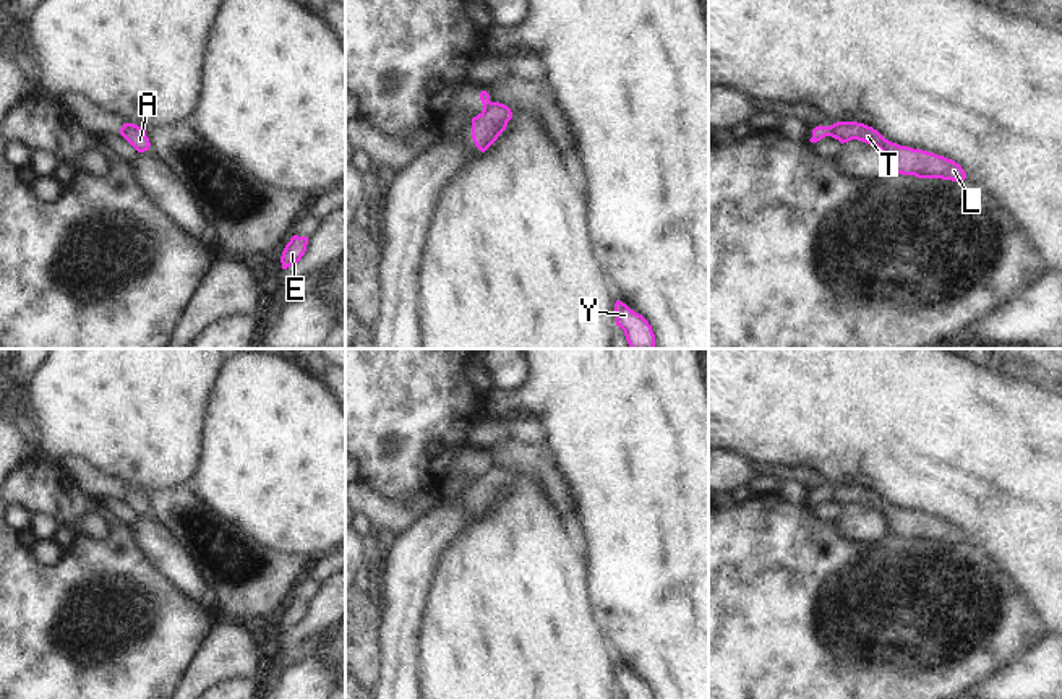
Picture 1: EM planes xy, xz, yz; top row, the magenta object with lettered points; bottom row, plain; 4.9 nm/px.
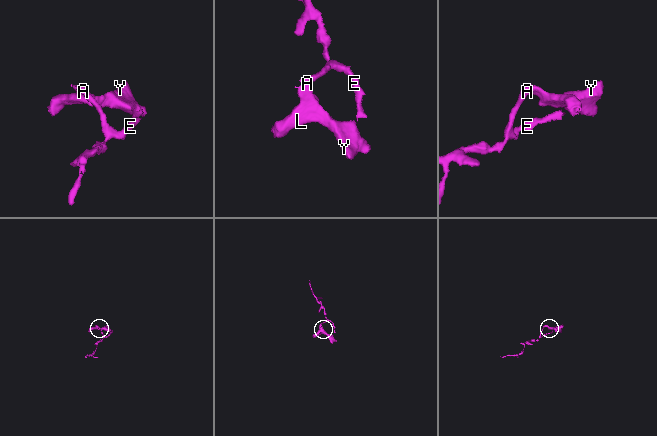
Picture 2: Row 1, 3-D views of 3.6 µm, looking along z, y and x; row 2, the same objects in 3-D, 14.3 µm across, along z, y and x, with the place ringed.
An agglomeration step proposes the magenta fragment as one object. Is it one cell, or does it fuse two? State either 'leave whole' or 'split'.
split

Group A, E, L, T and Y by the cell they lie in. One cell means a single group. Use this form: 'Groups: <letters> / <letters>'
Groups: A L T Y / E.

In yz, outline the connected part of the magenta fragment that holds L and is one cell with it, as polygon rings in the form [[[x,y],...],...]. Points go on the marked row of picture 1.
[[[837,122],[829,127],[829,136],[841,144],[858,139],[876,146],[885,154],[889,170],[918,178],[942,178],[961,182],[966,178],[960,164],[944,156],[900,146],[885,139],[877,130],[858,122]]]

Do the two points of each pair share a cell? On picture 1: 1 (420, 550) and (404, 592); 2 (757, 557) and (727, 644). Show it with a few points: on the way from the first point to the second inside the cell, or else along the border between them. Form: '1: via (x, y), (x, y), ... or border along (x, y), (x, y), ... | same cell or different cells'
1: via (411, 560), (404, 583) | same cell
2: via (757, 578), (757, 613), (748, 623) | same cell

